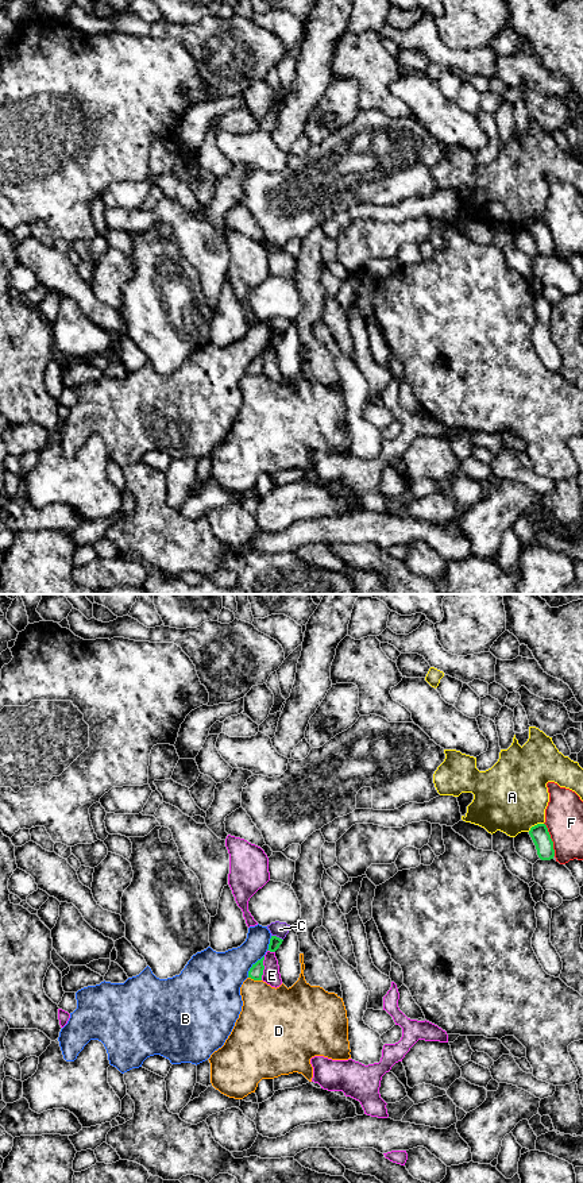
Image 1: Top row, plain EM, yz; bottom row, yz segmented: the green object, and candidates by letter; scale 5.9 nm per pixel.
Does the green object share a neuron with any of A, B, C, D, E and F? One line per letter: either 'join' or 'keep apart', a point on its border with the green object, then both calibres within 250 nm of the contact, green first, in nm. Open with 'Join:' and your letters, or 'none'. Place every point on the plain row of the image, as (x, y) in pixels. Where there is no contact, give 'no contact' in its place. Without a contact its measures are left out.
Join: none
A: keep apart; contact yz (535, 220); calibres 110 and 420 nm
B: keep apart; contact yz (253, 361); calibres 90 and 340 nm
C: keep apart; contact yz (275, 331); calibres 70 and 90 nm
D: keep apart; contact yz (255, 374); calibres 90 and 360 nm
E: keep apart; contact yz (263, 363); calibres 90 and 100 nm
F: keep apart; contact yz (551, 234); calibres 110 and 220 nm

